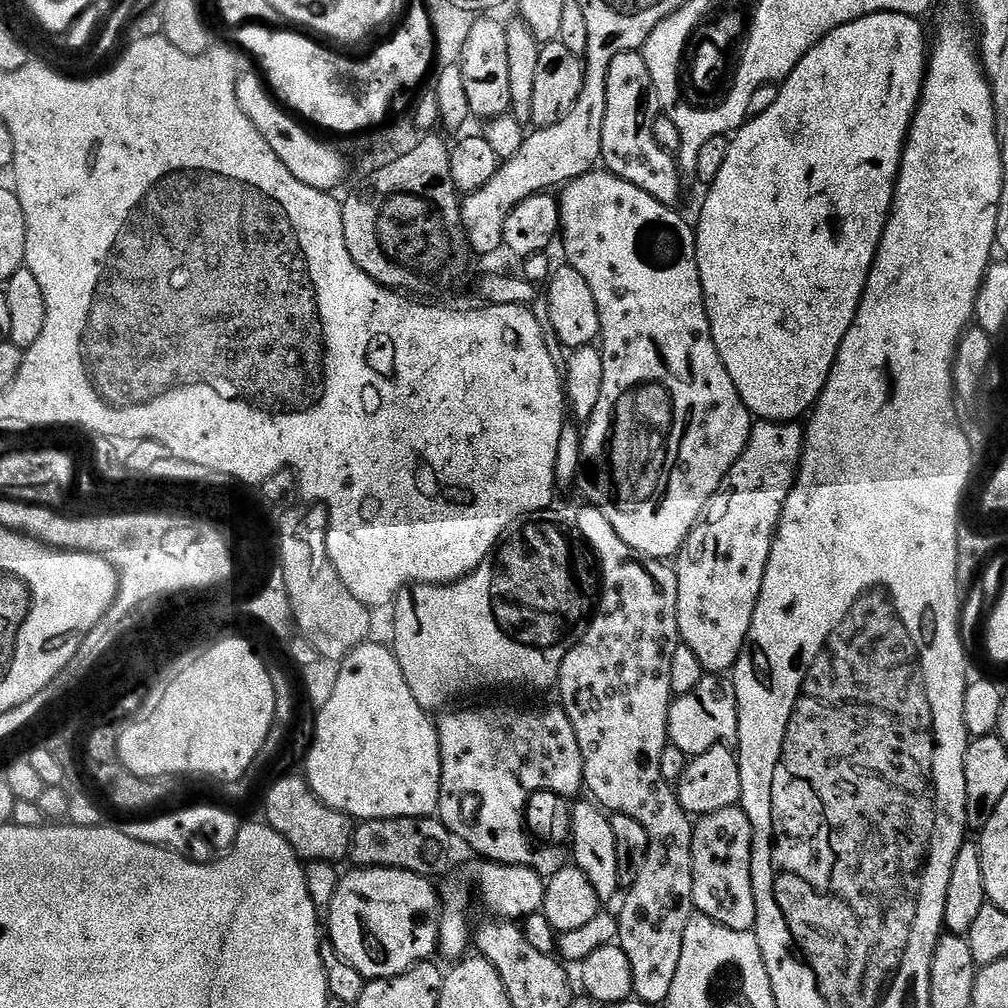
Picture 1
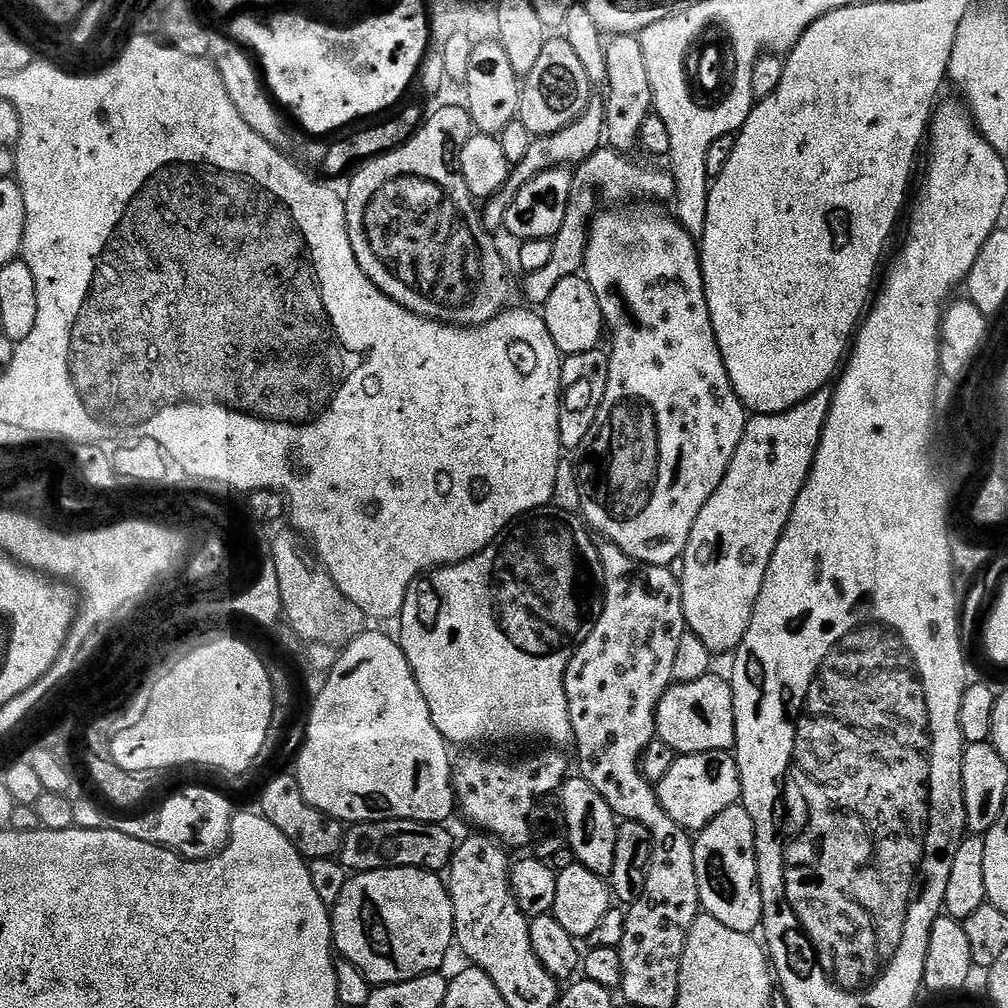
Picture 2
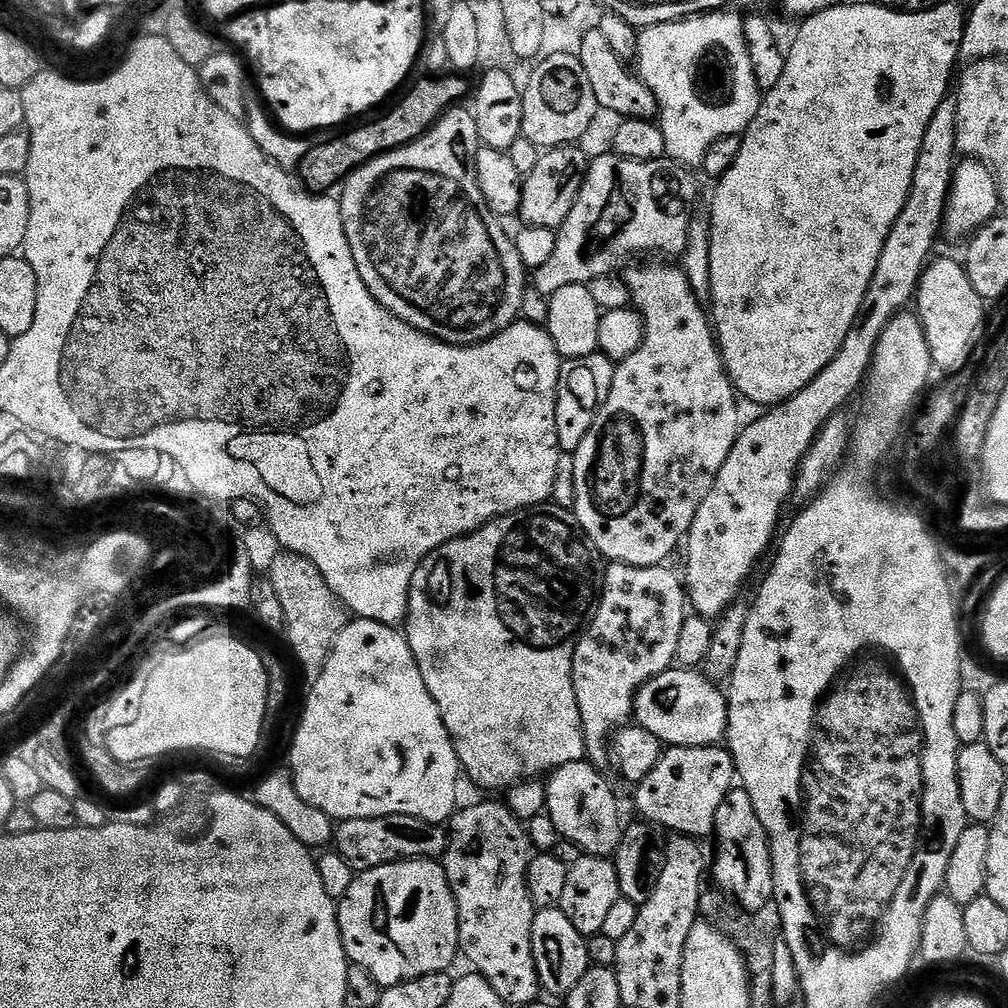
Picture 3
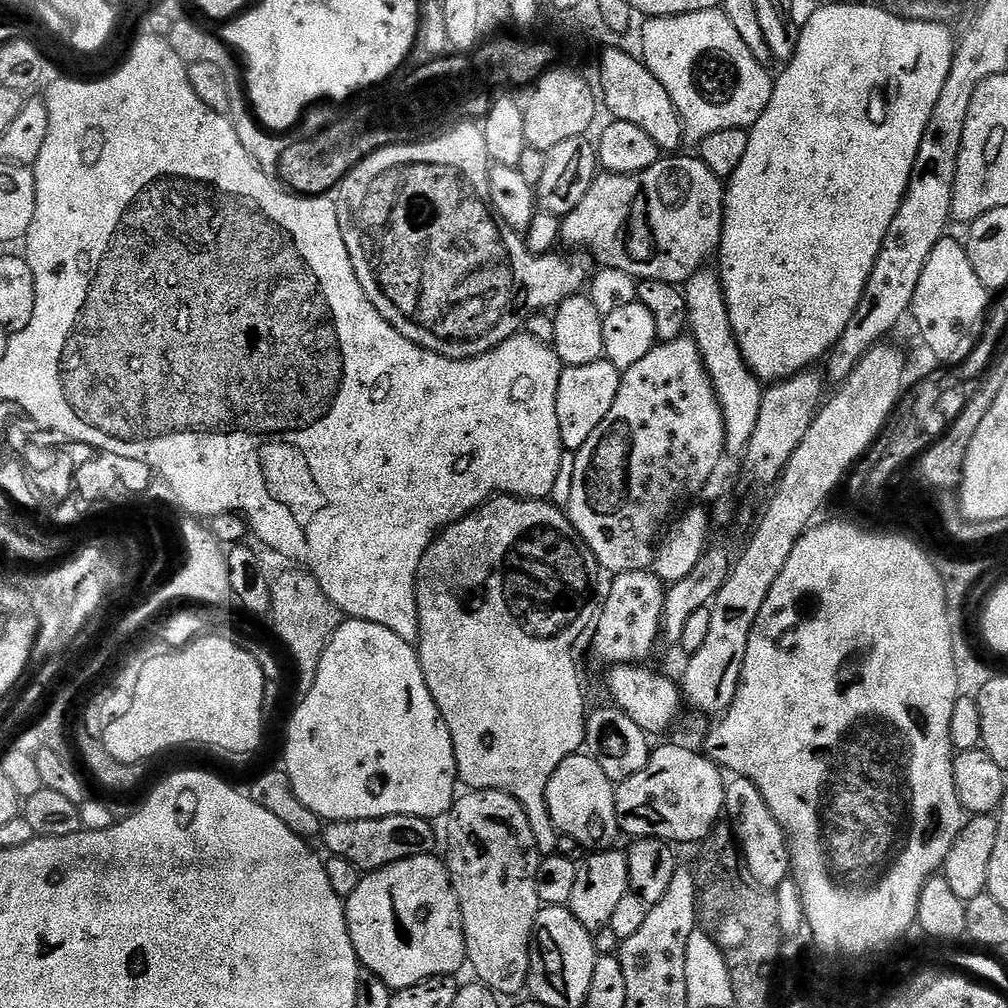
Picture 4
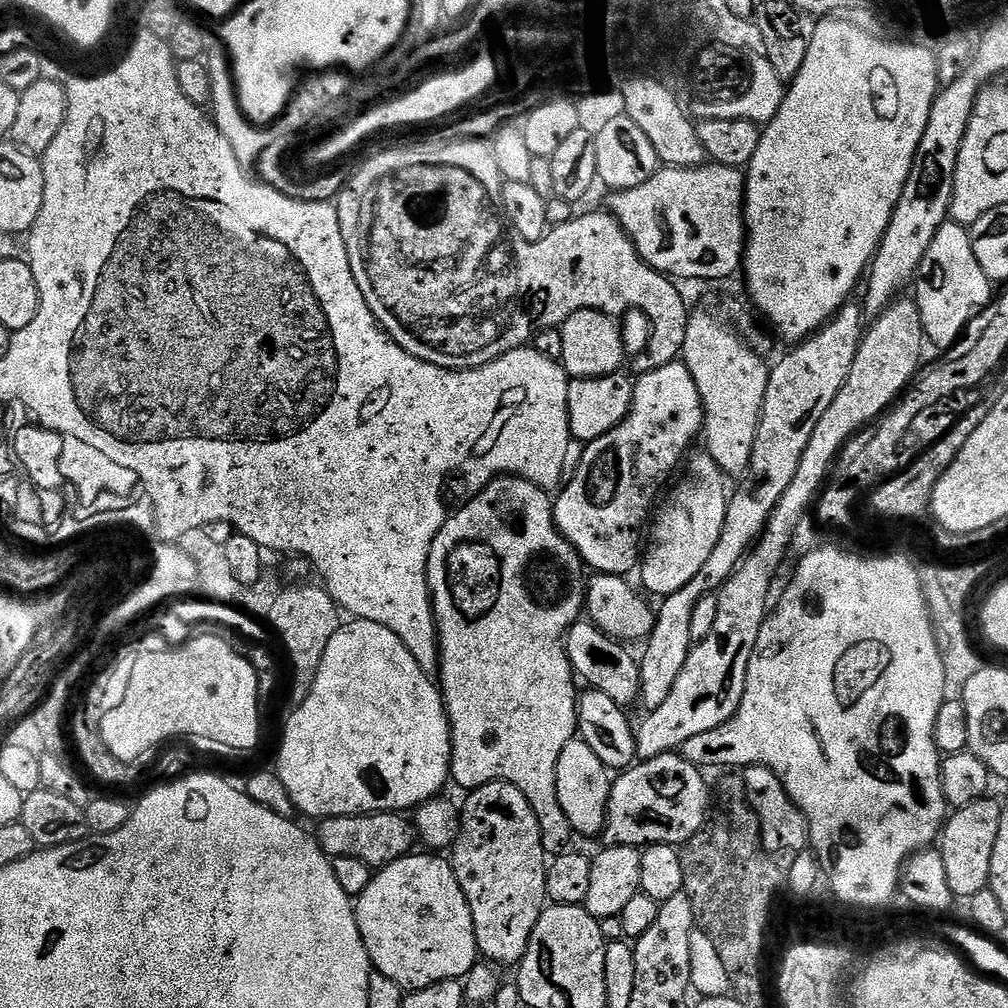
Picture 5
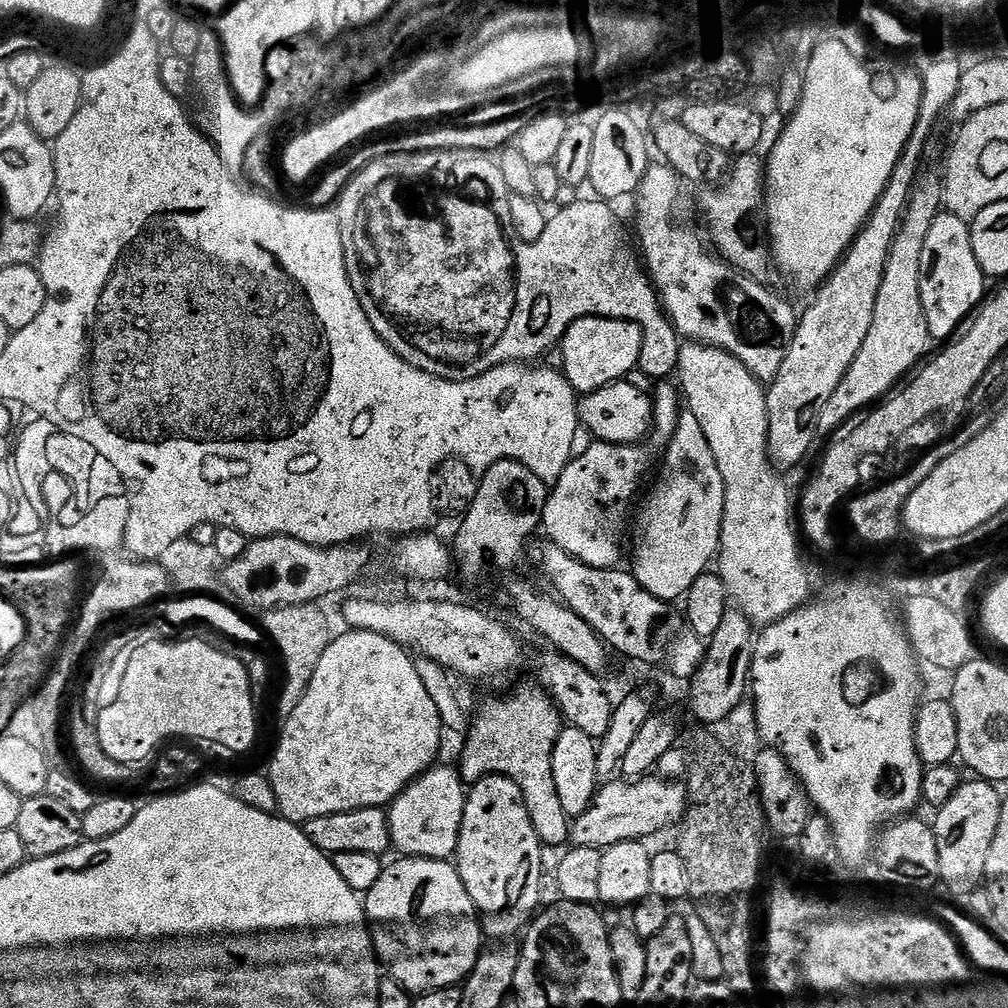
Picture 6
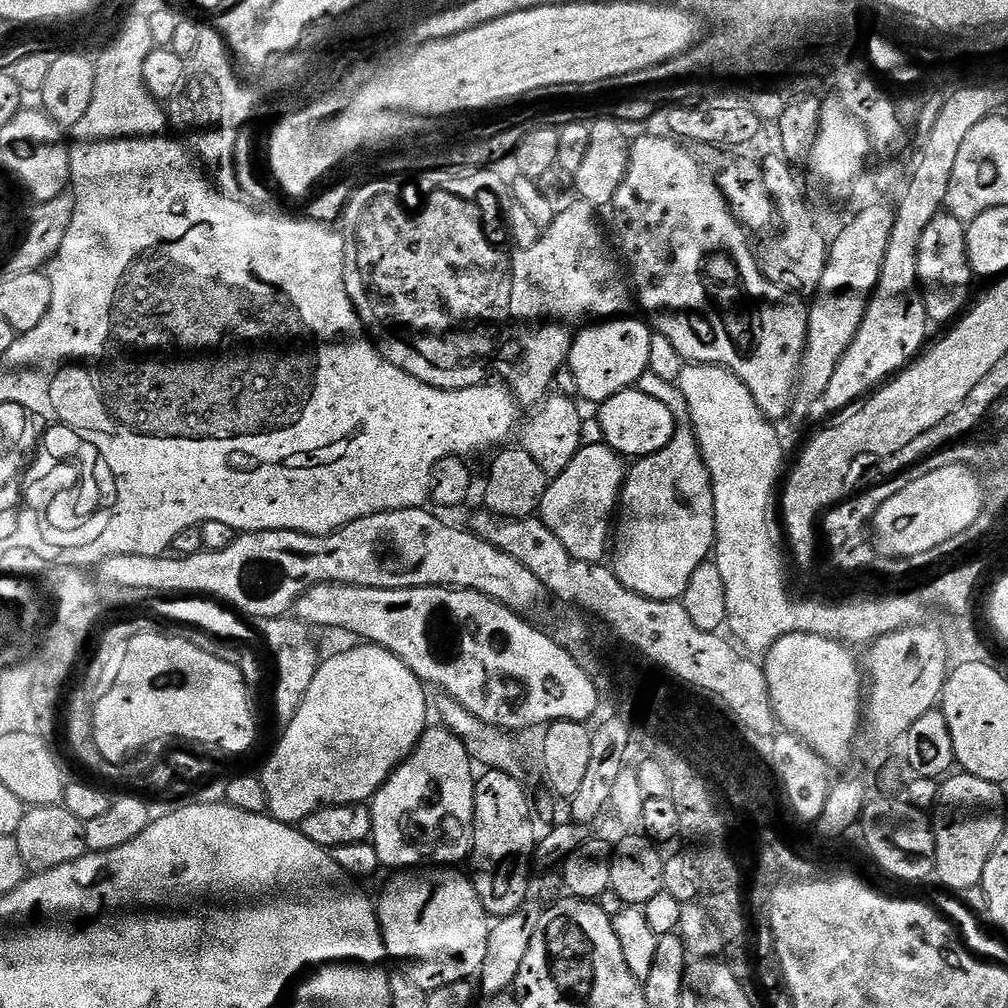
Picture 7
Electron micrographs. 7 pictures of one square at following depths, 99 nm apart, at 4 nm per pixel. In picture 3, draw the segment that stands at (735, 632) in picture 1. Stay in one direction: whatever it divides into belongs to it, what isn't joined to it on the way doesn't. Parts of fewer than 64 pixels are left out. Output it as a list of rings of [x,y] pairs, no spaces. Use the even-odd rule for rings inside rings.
[[[946,98],[938,106],[938,110],[934,110],[934,118],[930,118],[930,126],[926,126],[926,138],[922,138],[922,150],[918,154],[918,166],[914,166],[914,178],[912,179],[912,189],[908,195],[906,206],[902,210],[902,214],[898,214],[898,222],[894,222],[894,226],[890,230],[890,238],[886,238],[886,246],[882,246],[882,258],[878,258],[878,270],[874,270],[874,278],[870,278],[870,290],[866,290],[866,298],[862,298],[862,306],[858,306],[858,315],[854,317],[854,322],[850,325],[850,331],[846,334],[846,339],[843,340],[838,354],[834,354],[834,362],[830,362],[830,366],[826,366],[826,370],[822,370],[822,374],[818,374],[818,378],[814,378],[814,382],[810,382],[810,386],[806,386],[802,390],[798,390],[798,394],[794,394],[794,398],[790,398],[785,404],[777,404],[769,407],[765,416],[757,418],[753,424],[745,423],[740,429],[740,437],[734,442],[734,450],[730,450],[730,458],[726,458],[726,462],[722,462],[722,470],[718,470],[718,478],[714,482],[714,486],[710,490],[710,494],[706,494],[706,502],[702,502],[702,506],[698,506],[698,514],[694,514],[694,522],[690,526],[686,537],[686,548],[688,544],[688,576],[686,572],[686,596],[694,607],[695,615],[706,616],[709,618],[719,618],[724,615],[724,611],[729,606],[737,603],[741,599],[740,591],[744,588],[744,583],[748,580],[748,575],[756,568],[756,563],[764,556],[764,551],[768,548],[768,543],[777,535],[778,529],[781,527],[780,515],[784,512],[784,503],[787,500],[793,499],[792,488],[796,485],[796,475],[800,469],[802,458],[806,458],[806,454],[810,450],[810,446],[818,438],[818,434],[822,430],[822,426],[826,426],[826,422],[831,416],[837,415],[841,411],[840,408],[856,391],[861,391],[862,385],[867,381],[868,370],[872,367],[872,359],[874,358],[874,350],[878,346],[878,338],[882,338],[882,330],[886,330],[886,326],[890,326],[890,322],[901,312],[905,311],[913,303],[916,289],[920,287],[920,275],[923,274],[926,265],[933,259],[932,247],[936,244],[936,235],[942,232],[942,225],[946,220],[946,209],[948,206],[948,197],[952,191],[952,178],[956,174],[956,166],[958,163],[958,153],[956,151],[956,101],[952,98]]]

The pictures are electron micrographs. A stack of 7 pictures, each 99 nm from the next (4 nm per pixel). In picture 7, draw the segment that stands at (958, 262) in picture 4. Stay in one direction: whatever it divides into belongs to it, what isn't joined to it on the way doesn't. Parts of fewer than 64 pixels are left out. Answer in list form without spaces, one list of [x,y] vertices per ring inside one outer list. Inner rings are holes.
[[[941,214],[930,222],[930,226],[926,226],[926,234],[922,234],[922,242],[918,246],[918,274],[929,321],[933,325],[947,325],[955,321],[969,303],[968,287],[974,281],[972,267],[968,264],[968,229],[965,221]]]

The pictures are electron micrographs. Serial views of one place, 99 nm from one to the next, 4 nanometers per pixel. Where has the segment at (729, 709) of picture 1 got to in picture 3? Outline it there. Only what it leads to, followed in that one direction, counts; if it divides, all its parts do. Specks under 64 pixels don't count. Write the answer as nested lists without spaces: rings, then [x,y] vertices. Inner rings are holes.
[[[673,666],[658,678],[646,682],[636,693],[635,723],[650,730],[660,743],[673,748],[710,748],[719,745],[728,735],[728,698],[719,683],[713,682],[703,671]]]

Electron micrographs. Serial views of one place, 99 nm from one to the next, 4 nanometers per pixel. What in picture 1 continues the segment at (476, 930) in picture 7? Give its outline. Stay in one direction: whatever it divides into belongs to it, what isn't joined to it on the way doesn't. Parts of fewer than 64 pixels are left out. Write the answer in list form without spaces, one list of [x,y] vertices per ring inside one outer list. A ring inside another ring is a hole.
[[[356,868],[351,871],[341,875],[334,890],[334,902],[330,902],[326,910],[326,936],[339,956],[350,962],[350,966],[354,966],[365,981],[394,978],[416,964],[431,961],[437,955],[440,941],[437,885],[432,885],[429,877],[397,868]]]

